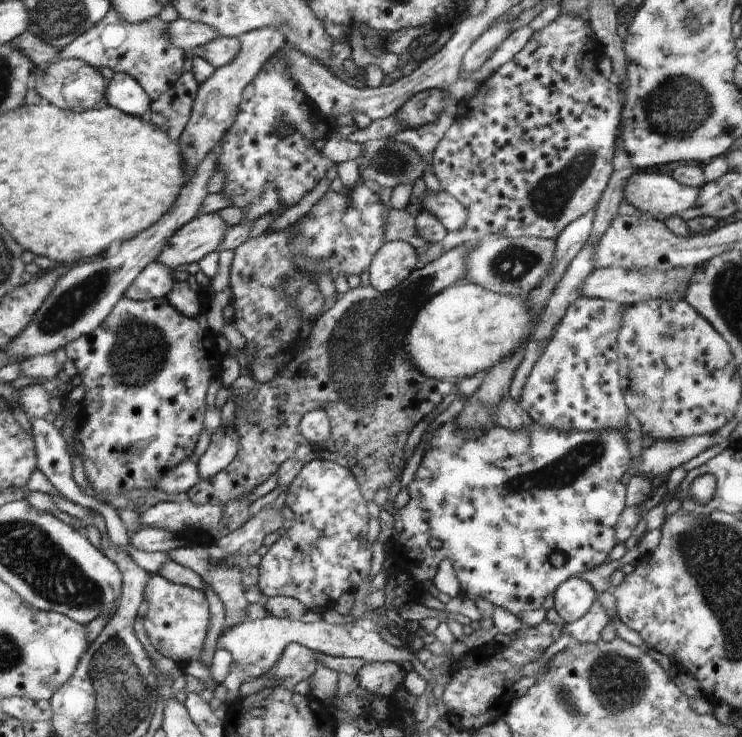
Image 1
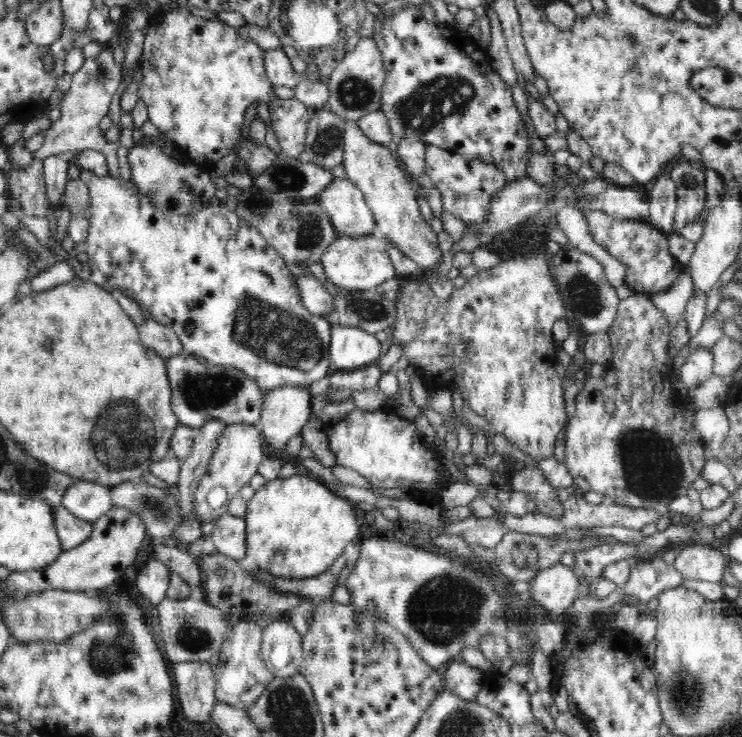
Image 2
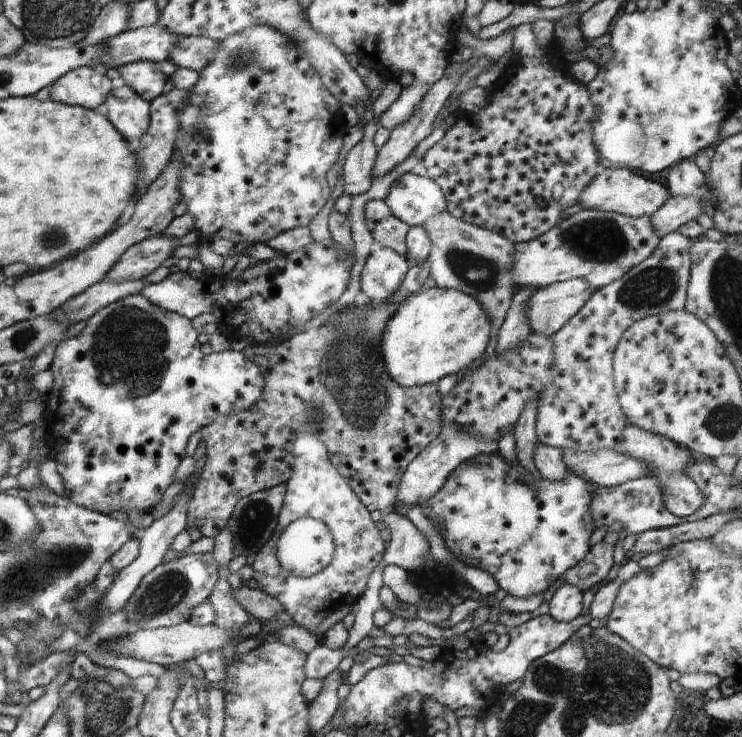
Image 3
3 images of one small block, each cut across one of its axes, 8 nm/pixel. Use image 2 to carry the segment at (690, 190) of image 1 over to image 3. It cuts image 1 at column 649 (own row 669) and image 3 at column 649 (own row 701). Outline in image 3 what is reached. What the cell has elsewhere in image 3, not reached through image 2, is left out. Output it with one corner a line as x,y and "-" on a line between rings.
600,168
592,182
580,194
578,204
584,209
610,211
631,217
650,217
668,200
669,195
667,185
662,185
656,180
649,180
626,169

